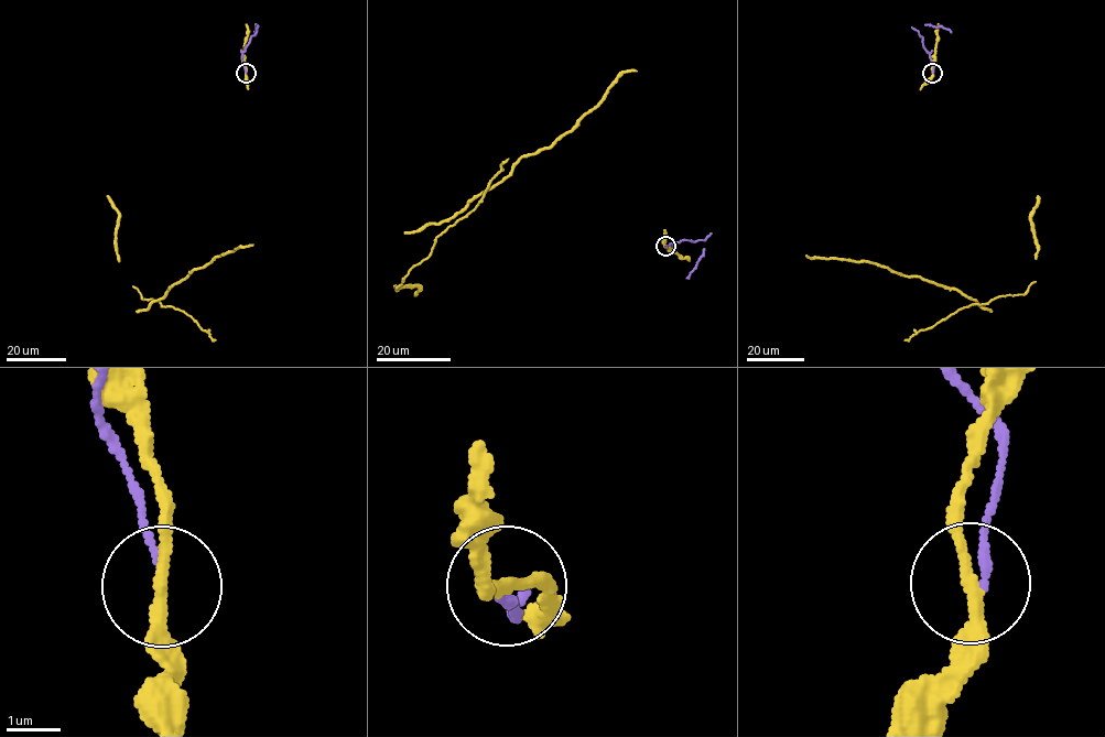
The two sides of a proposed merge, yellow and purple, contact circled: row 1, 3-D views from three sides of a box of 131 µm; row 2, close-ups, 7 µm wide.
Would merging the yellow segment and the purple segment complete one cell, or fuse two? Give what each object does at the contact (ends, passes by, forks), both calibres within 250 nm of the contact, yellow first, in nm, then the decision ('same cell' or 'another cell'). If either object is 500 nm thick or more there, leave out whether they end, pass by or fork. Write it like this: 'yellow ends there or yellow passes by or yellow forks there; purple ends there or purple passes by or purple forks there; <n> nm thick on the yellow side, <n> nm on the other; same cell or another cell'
yellow passes by; purple ends there; 240 nm thick on the yellow side, 150 nm on the other; another cell

